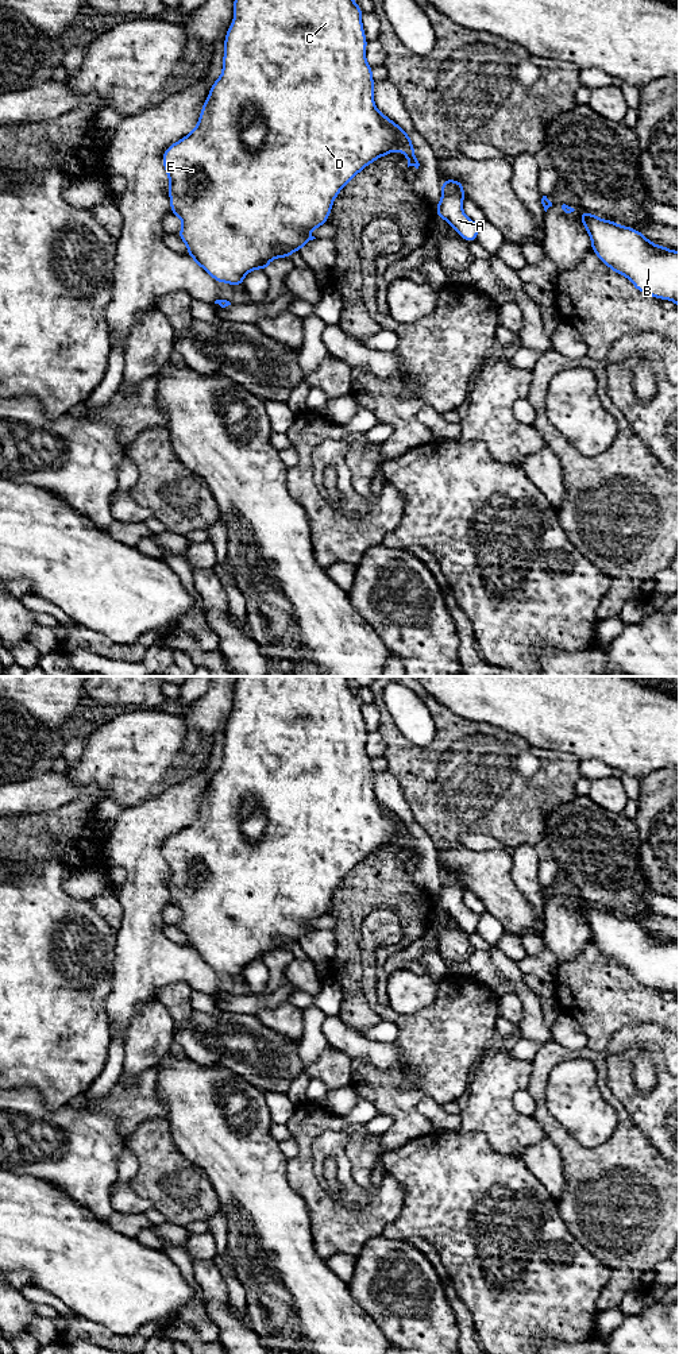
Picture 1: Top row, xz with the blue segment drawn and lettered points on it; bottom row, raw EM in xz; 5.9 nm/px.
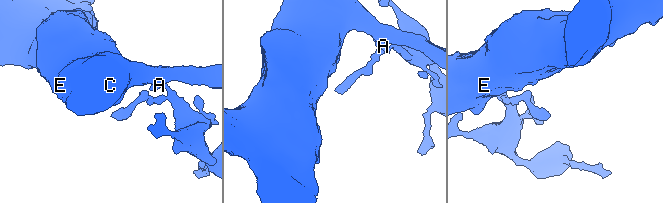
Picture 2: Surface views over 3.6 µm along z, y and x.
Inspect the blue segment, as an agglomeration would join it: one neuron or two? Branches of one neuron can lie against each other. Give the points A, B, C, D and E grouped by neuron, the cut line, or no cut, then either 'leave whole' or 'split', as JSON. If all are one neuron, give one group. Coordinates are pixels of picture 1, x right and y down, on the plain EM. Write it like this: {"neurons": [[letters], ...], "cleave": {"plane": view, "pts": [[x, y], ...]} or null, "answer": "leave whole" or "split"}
{"neurons": [["A"], ["B", "C", "D", "E"]], "cleave": {"plane": "xz", "pts": [[443, 883], [458, 887], [462, 891]]}, "answer": "split"}

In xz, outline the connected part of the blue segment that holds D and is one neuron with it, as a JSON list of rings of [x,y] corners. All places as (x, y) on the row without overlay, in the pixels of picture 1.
[[[238,676],[221,767],[211,778],[198,815],[162,848],[170,900],[182,913],[177,927],[215,972],[242,977],[248,963],[269,961],[270,952],[298,944],[316,930],[309,922],[328,913],[340,882],[378,849],[402,842],[408,859],[418,860],[410,828],[375,798],[362,706],[348,676]]]

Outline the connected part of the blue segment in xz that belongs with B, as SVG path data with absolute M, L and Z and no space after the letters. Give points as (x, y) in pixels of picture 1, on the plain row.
M587 902L579 906L591 941L610 961L625 967L639 983L674 992L679 999L679 942L653 936L632 918Z

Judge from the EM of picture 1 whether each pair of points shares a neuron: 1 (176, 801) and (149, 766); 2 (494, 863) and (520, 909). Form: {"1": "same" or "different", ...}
{"1": "different", "2": "same"}

